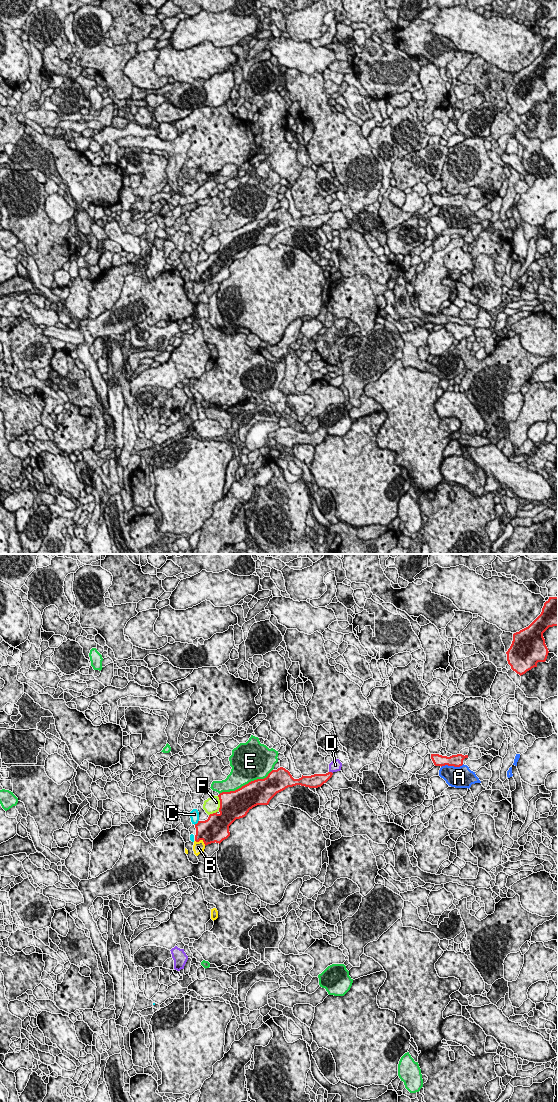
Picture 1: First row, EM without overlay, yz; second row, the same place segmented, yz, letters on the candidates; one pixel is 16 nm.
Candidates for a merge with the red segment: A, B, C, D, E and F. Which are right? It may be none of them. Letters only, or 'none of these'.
B

